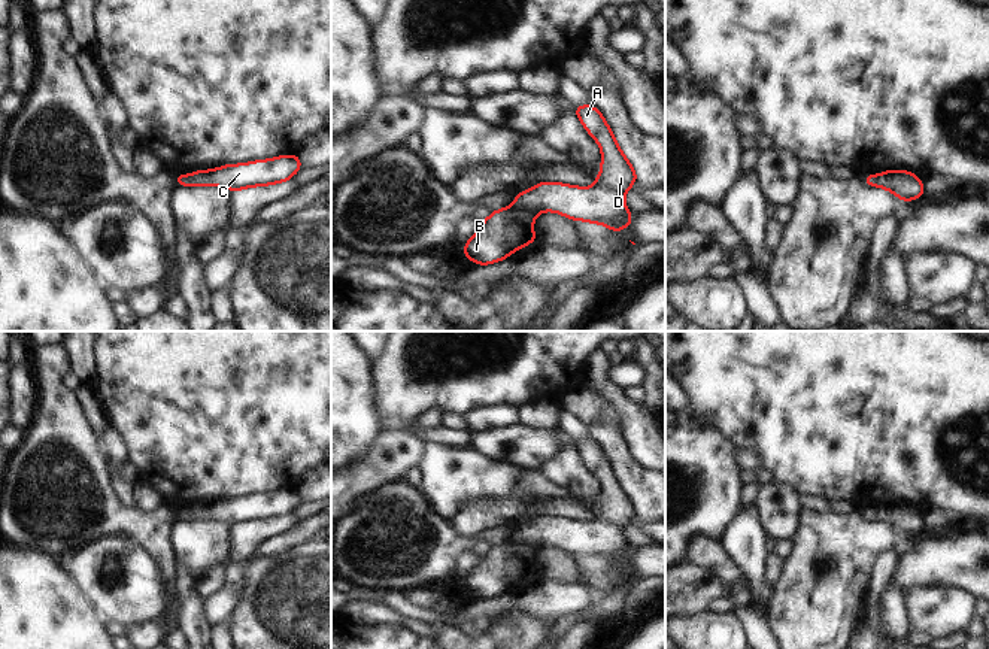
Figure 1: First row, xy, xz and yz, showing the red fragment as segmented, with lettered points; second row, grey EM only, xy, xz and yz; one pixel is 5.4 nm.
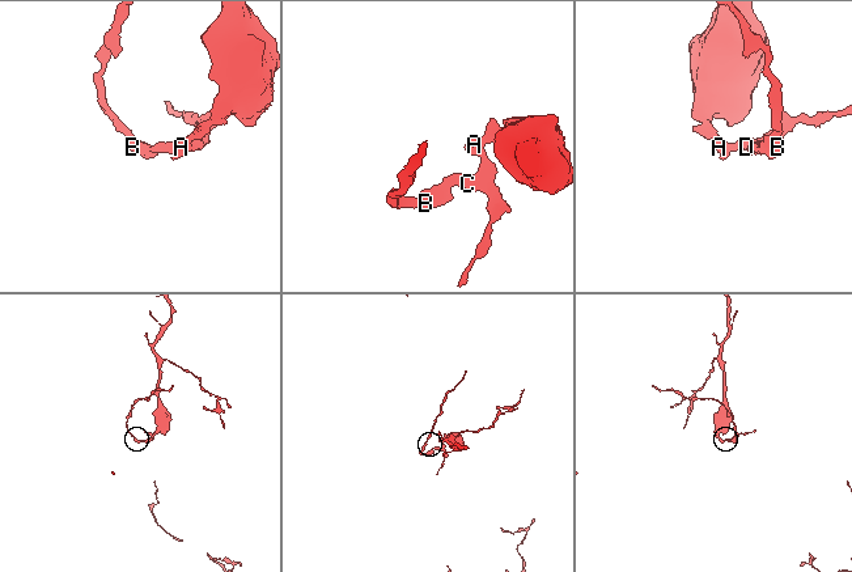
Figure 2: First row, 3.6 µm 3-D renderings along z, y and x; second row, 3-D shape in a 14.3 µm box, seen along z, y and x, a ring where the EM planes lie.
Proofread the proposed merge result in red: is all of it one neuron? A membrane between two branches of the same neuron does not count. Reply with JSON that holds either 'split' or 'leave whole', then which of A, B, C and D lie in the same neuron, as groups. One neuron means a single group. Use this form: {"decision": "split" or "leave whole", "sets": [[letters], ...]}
{"decision": "split", "sets": [["A", "C", "D"], ["B"]]}

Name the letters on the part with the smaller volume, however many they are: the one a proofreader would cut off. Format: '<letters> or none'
B

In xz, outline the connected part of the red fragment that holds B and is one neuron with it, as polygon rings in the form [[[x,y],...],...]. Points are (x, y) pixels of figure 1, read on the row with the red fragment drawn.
[[[513,204],[492,210],[479,230],[462,245],[462,254],[477,266],[489,266],[537,240],[533,230],[536,213]]]

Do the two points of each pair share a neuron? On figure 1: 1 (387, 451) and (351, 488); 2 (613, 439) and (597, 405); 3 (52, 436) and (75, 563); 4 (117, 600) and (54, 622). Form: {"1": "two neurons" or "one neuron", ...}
{"1": "one neuron", "2": "two neurons", "3": "two neurons", "4": "two neurons"}

